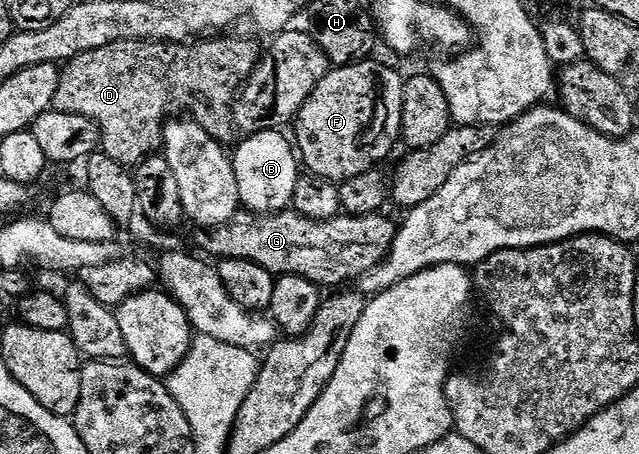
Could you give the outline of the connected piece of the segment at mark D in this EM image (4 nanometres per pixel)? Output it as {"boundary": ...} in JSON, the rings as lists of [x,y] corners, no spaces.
{"boundary":[[[217,35],[196,43],[120,41],[99,47],[99,51],[87,51],[61,69],[53,109],[93,120],[100,129],[100,152],[126,167],[136,167],[144,157],[156,154],[162,148],[163,130],[167,119],[174,116],[176,105],[186,105],[193,112],[190,113],[192,120],[199,122],[211,136],[226,139],[235,133],[231,112],[234,98],[259,62],[255,42],[229,36],[233,35]]]}

